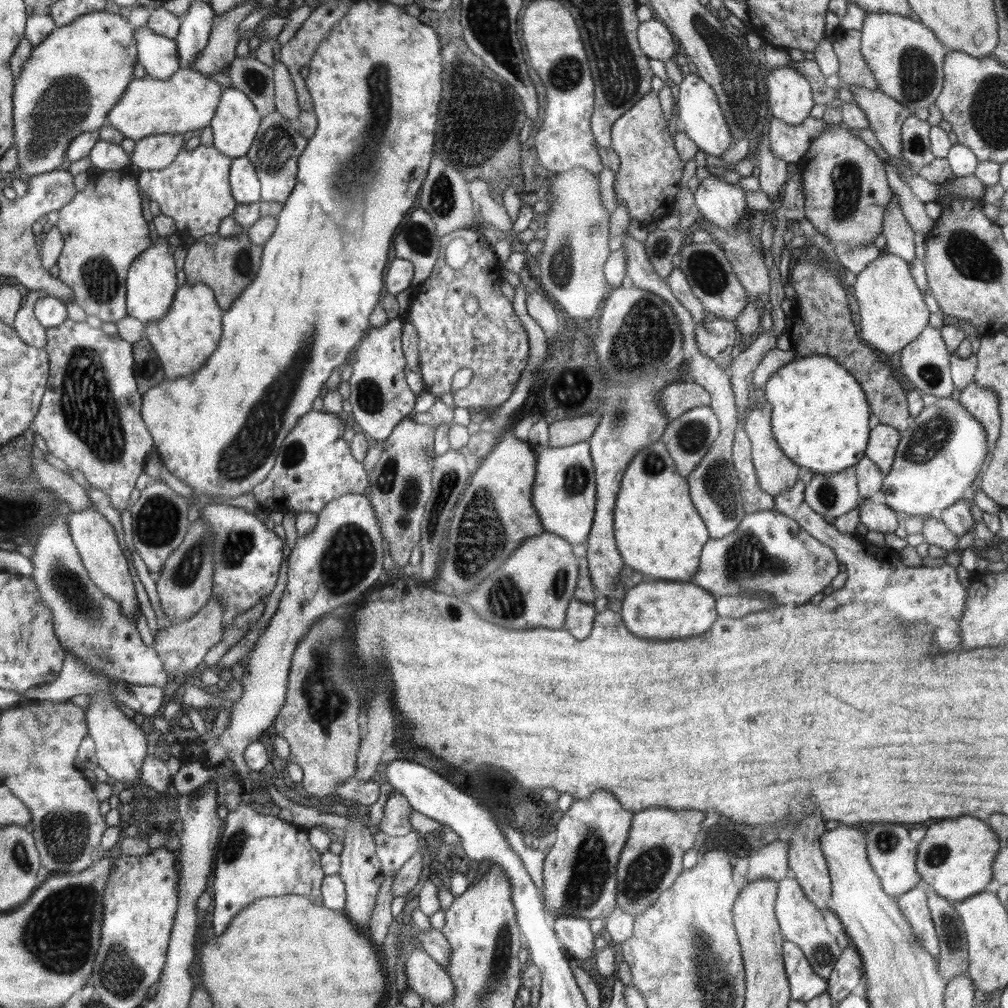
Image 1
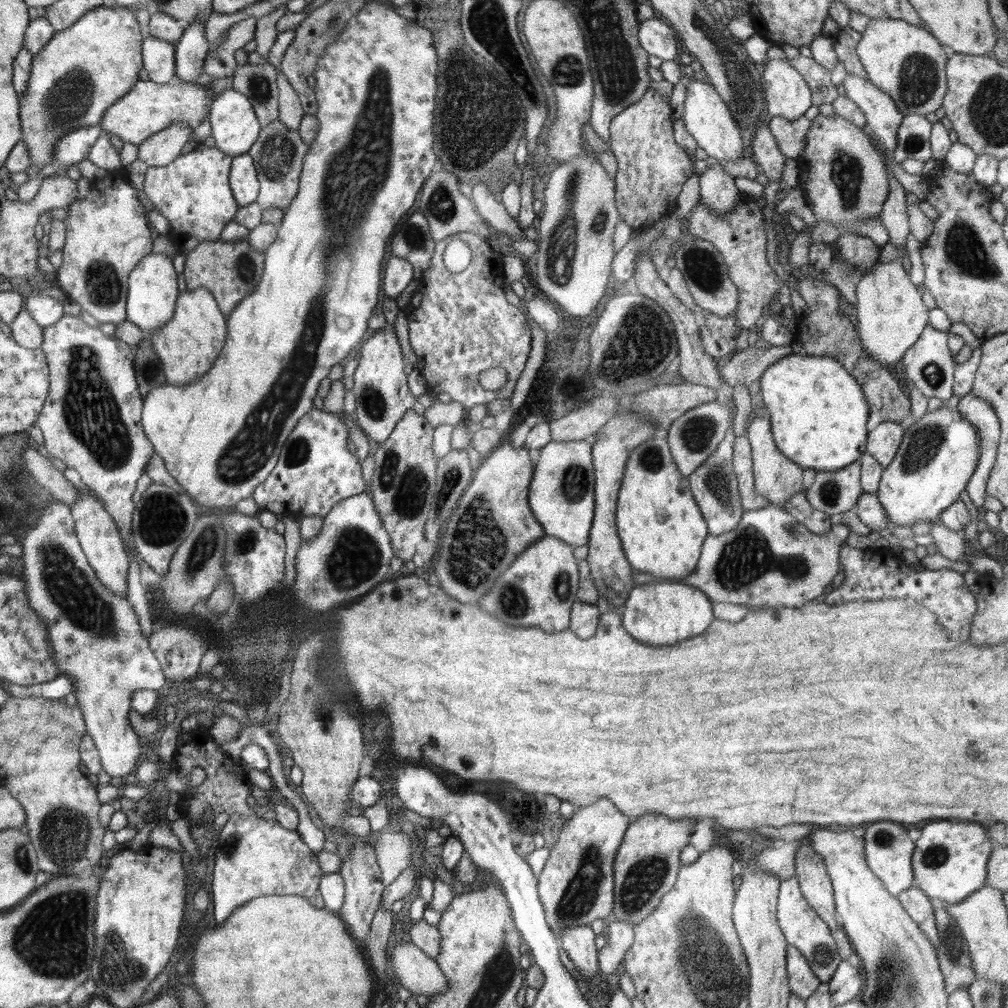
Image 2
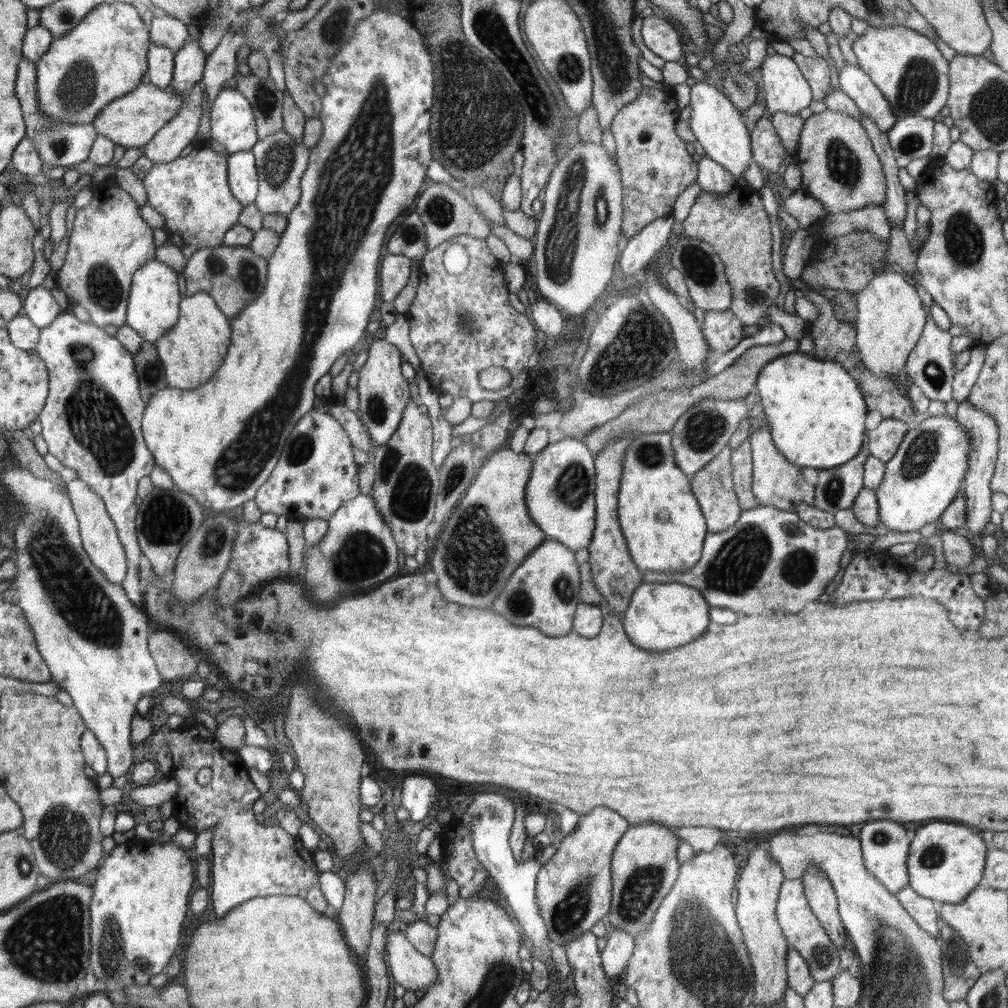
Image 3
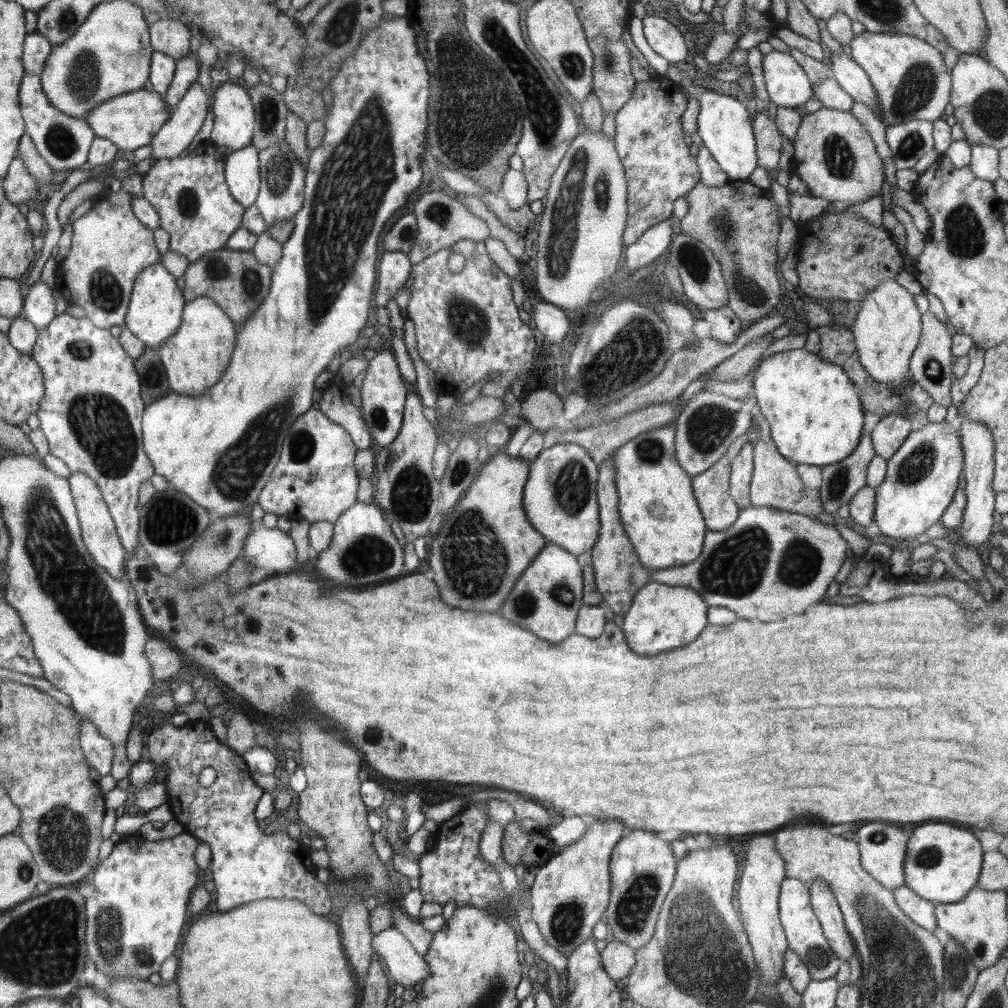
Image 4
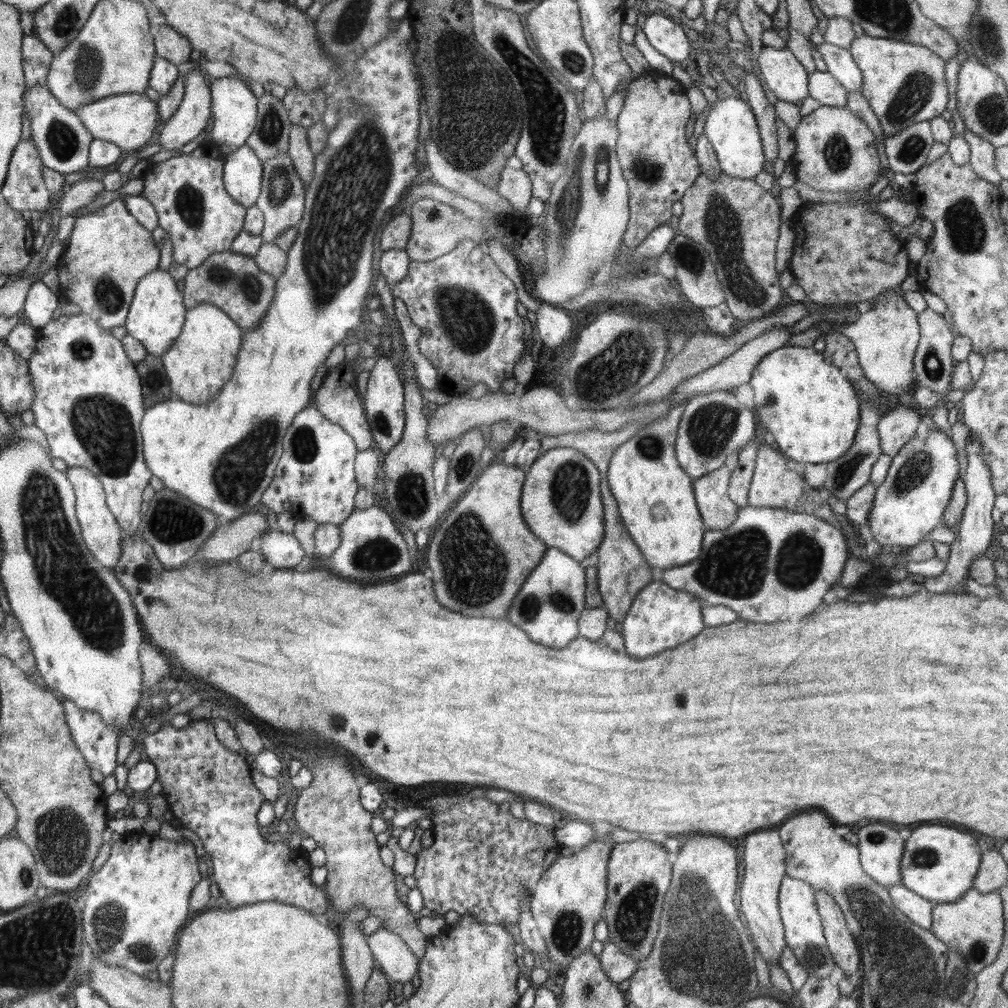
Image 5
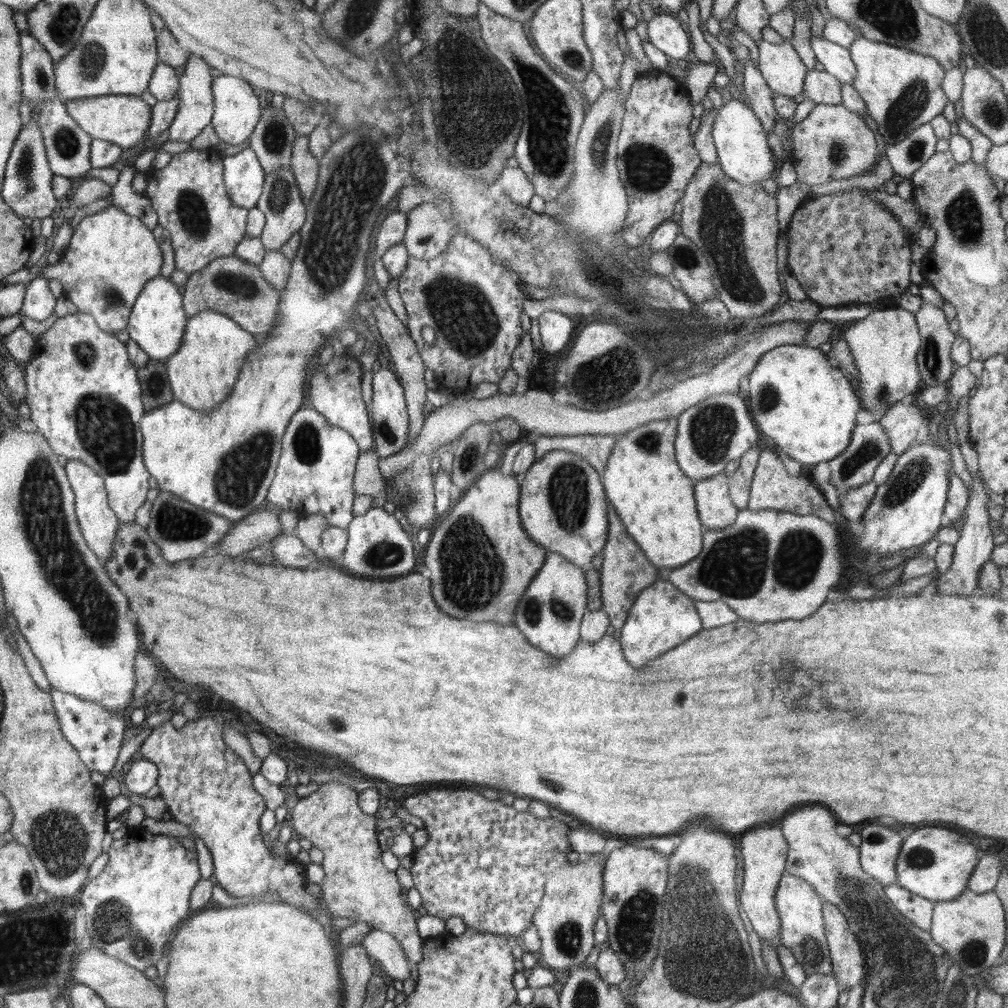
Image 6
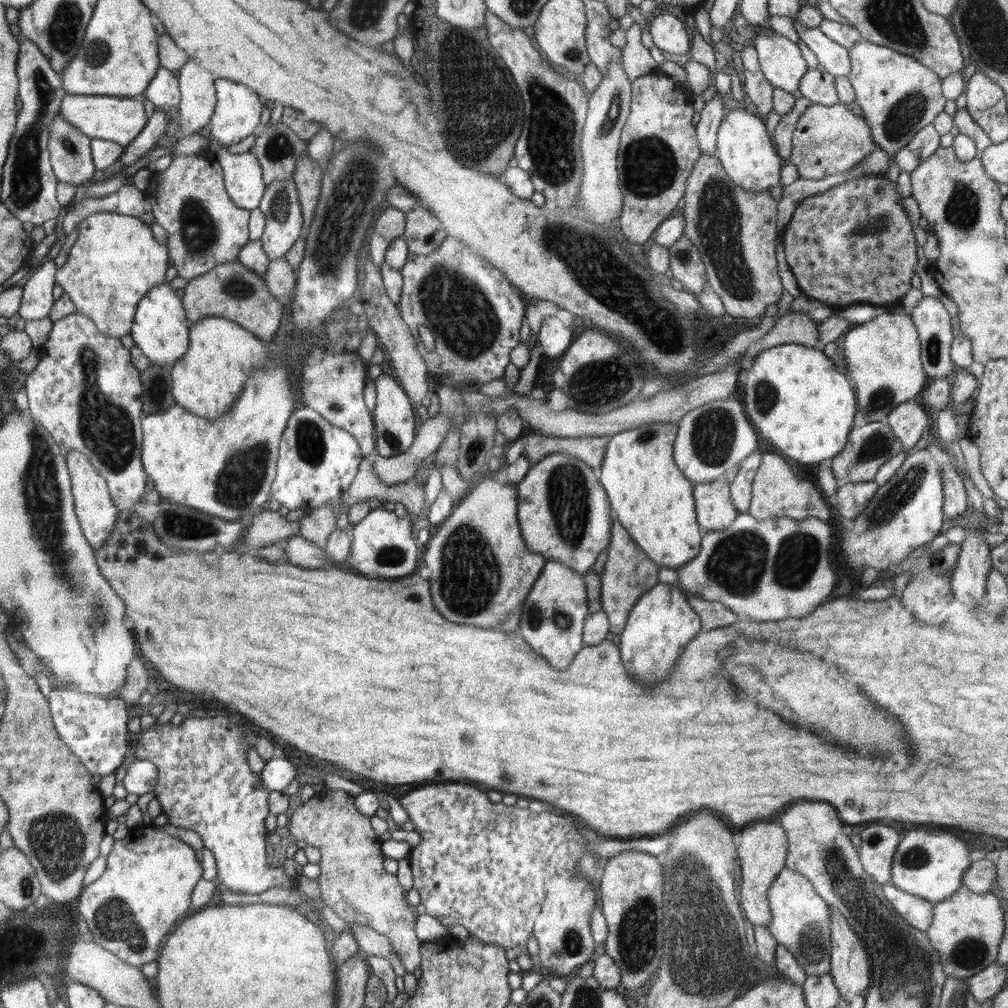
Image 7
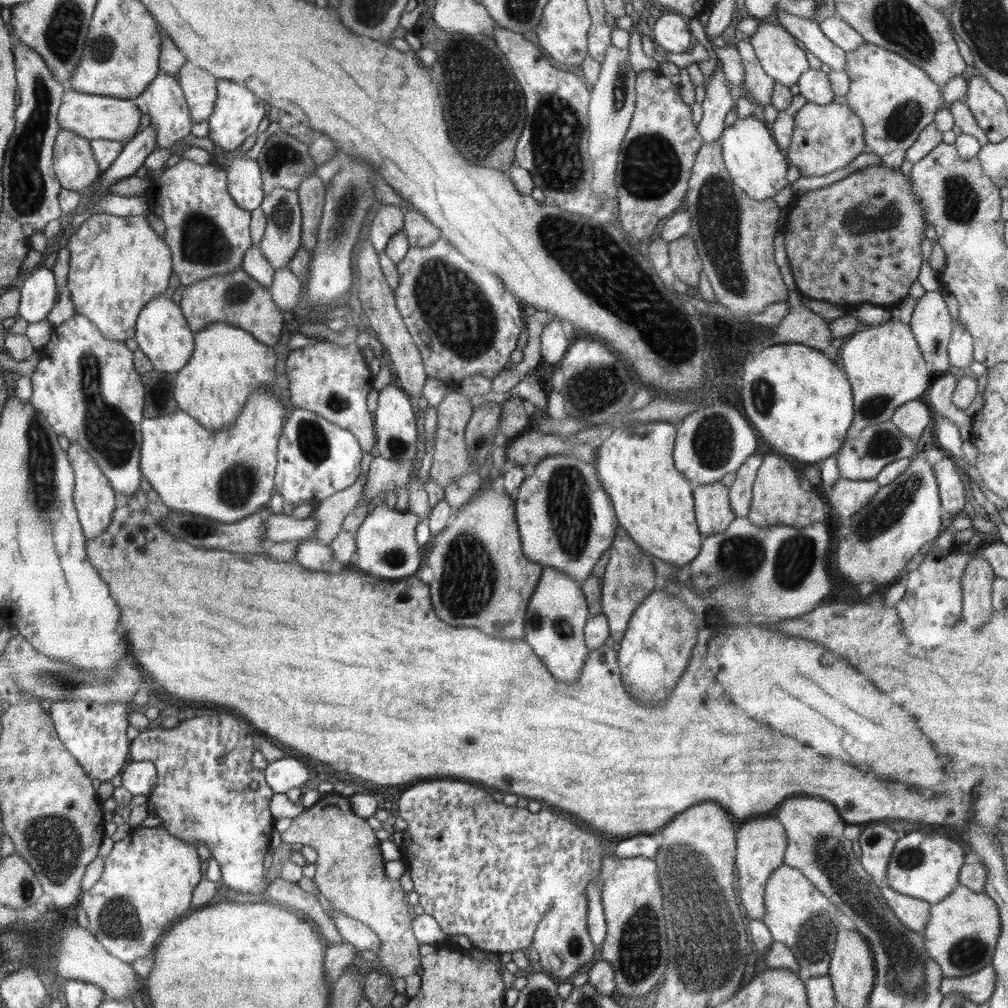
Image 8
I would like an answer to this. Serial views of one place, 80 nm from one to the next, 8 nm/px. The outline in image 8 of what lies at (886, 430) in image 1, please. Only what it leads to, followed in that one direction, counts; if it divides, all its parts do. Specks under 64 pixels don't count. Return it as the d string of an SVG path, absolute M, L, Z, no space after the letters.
M920 399L908 401L894 411L891 421L906 438L917 444L918 440L923 438L923 432L928 426L930 418L935 416L929 407Z

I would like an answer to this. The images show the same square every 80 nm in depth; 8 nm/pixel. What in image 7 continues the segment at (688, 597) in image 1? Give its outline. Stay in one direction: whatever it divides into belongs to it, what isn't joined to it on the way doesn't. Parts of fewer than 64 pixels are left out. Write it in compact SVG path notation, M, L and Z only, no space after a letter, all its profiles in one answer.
M657 583L636 601L624 631L616 639L623 668L631 678L646 683L646 687L662 682L700 628L700 617L688 604L684 592L677 585Z

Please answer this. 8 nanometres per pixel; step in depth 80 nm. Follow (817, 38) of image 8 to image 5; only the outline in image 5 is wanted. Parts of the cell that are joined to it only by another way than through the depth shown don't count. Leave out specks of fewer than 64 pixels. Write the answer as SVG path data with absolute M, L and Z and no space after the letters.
M831 42L817 44L817 50L822 54L827 72L848 92L862 92L864 73L854 62L849 49L845 49Z

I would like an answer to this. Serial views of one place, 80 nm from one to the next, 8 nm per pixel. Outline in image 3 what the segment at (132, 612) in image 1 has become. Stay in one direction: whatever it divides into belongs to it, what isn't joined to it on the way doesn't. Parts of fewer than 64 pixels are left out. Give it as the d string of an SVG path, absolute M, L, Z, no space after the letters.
M80 477L67 483L67 495L79 522L84 552L108 582L122 587L127 575L127 557L117 535L115 522L108 514L104 501Z

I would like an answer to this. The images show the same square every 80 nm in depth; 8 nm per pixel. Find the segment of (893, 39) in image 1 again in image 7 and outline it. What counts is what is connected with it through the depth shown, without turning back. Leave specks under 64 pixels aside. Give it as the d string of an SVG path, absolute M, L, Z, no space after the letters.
M865 39L858 41L849 50L849 57L851 72L848 74L848 81L851 83L852 89L854 89L854 95L856 95L856 106L862 109L863 120L870 127L870 132L872 132L872 141L876 143L880 150L890 156L886 177L896 183L901 170L892 157L904 145L908 144L908 141L914 139L917 132L920 132L925 126L933 124L938 114L944 111L947 99L941 92L942 78L915 58Z

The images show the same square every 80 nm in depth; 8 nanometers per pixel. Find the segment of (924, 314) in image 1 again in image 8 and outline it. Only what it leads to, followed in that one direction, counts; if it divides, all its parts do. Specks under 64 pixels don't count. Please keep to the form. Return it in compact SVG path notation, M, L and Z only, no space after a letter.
M892 317L886 323L865 326L862 331L846 338L841 347L843 371L853 392L854 418L851 430L854 432L890 421L899 406L918 399L931 385L933 375L922 357L911 326Z

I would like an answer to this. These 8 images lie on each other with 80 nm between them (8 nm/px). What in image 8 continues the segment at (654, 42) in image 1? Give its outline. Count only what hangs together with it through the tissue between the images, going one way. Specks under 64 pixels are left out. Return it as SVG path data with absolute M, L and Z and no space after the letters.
M666 11L657 18L654 28L654 42L667 52L680 54L694 44L694 37L687 22L679 13Z

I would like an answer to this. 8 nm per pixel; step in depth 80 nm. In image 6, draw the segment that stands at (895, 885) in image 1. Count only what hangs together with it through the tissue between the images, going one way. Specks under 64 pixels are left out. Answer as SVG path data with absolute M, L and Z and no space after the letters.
M866 826L860 832L860 864L878 883L891 885L897 882L896 859L898 858L905 832L894 832L896 828Z

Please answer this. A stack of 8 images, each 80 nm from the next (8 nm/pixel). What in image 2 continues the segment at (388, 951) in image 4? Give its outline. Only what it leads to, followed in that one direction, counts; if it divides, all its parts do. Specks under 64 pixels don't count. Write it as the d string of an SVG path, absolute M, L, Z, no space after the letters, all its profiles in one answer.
M400 940L392 952L390 962L400 984L414 996L424 994L430 998L448 988L447 978L435 959L412 942Z

